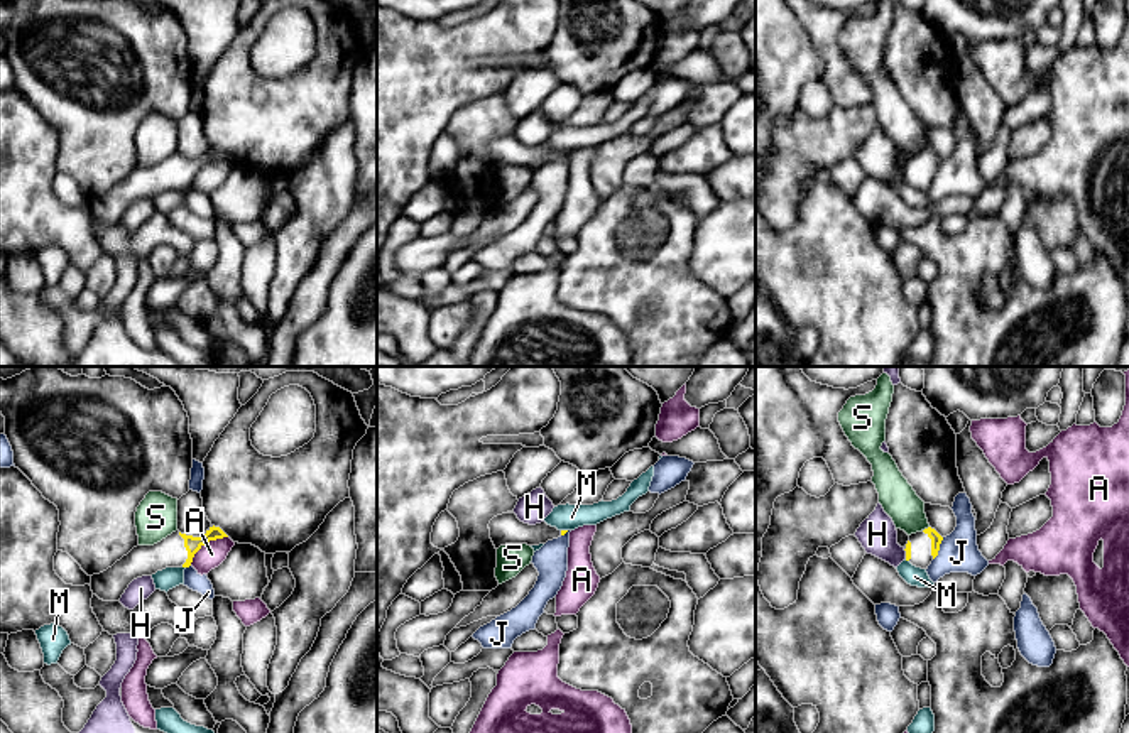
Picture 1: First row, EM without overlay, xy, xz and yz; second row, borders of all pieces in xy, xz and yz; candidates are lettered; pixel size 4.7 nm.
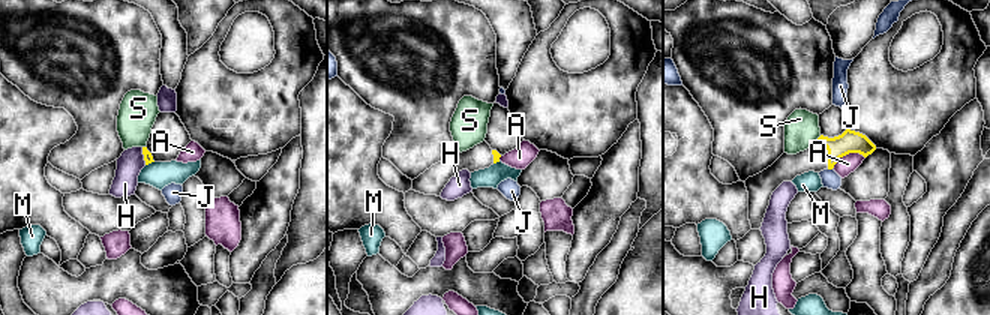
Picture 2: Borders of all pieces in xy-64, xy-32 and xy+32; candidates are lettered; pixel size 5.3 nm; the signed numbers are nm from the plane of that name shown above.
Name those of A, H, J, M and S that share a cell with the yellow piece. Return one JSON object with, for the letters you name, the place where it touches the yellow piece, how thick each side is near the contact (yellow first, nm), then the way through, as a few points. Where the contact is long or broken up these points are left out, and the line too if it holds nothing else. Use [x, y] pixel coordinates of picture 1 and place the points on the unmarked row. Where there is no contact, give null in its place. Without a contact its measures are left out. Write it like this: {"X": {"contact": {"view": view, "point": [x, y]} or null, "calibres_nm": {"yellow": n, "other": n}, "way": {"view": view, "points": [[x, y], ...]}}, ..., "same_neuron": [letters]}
{"same_neuron": []}

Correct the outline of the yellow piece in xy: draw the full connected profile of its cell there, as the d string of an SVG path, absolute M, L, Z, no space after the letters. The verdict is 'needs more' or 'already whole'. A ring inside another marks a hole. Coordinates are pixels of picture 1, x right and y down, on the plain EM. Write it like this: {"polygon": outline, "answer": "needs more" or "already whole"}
{"polygon": "M210 149L203 159L172 154L154 167L137 167L112 189L91 198L91 213L103 223L118 223L128 206L166 189L189 189L194 176L210 162L228 159L220 149Z", "answer": "needs more"}

